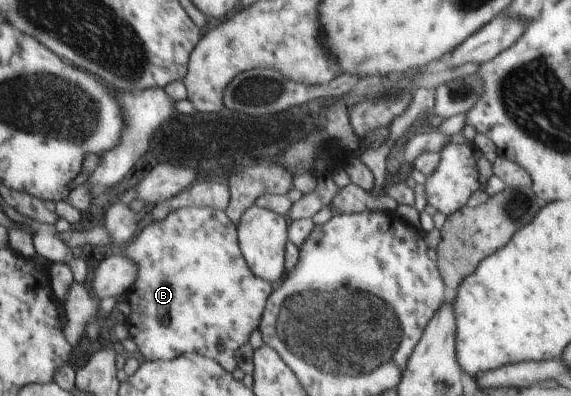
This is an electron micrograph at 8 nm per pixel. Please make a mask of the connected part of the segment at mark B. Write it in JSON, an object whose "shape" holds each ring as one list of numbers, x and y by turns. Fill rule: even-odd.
{"shape":[[183,207,162,221,144,221,133,243,122,253,137,265,137,279,125,293,131,314,125,325,137,351,146,360,170,360,194,352,219,363,232,373,238,367,235,353,249,343,260,322,273,287,255,276,245,262,237,227,223,210,209,207]]}

